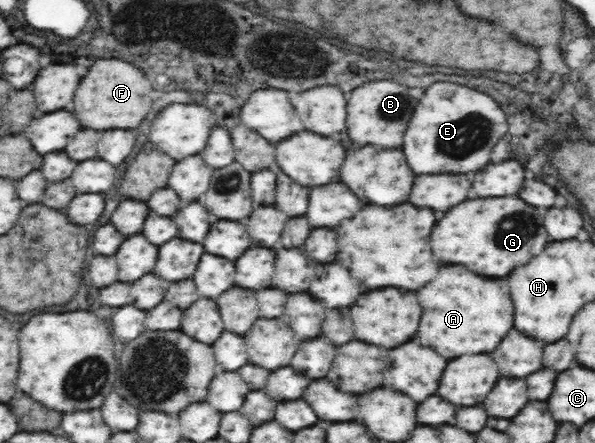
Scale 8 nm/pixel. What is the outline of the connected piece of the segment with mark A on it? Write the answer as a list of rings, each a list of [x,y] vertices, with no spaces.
[[[450,265],[444,267],[434,281],[418,289],[416,295],[424,311],[418,341],[432,347],[436,353],[442,353],[446,359],[464,353],[490,353],[512,329],[514,305],[508,295],[506,279],[480,277],[462,265]]]

